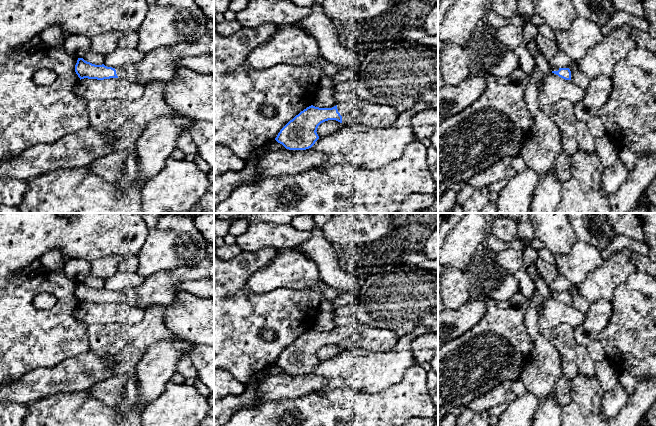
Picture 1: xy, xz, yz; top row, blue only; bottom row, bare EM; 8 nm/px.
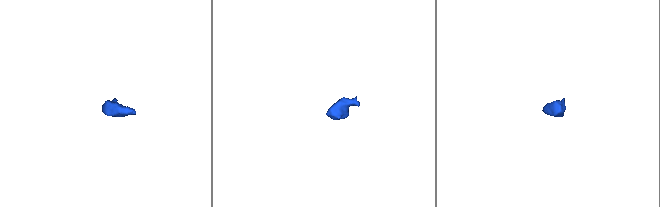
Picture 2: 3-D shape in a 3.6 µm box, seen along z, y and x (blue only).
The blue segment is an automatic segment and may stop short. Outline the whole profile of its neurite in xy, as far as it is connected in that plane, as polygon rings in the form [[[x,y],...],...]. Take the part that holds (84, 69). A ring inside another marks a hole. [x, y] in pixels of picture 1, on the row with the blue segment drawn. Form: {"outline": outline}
{"outline": [[[214,29],[207,30],[204,35],[191,43],[156,48],[146,53],[142,61],[118,68],[107,67],[104,64],[95,65],[83,58],[78,58],[75,72],[80,80],[84,78],[97,80],[130,78],[147,86],[171,80],[181,59],[203,55],[214,56]]]}

